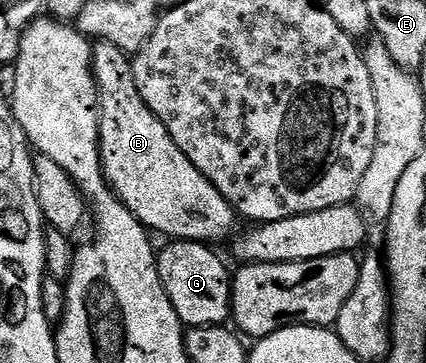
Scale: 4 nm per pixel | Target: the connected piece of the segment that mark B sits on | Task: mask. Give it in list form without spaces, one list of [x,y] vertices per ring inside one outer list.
[[[97,43],[92,49],[92,80],[96,83],[96,102],[100,113],[100,165],[108,187],[117,199],[149,233],[161,232],[168,236],[164,238],[169,241],[195,240],[198,244],[208,244],[212,240],[227,241],[237,231],[236,211],[192,165],[190,158],[178,150],[166,126],[150,111],[146,102],[142,102],[142,94],[138,94],[138,86],[134,82],[129,53],[118,50],[118,46]]]

